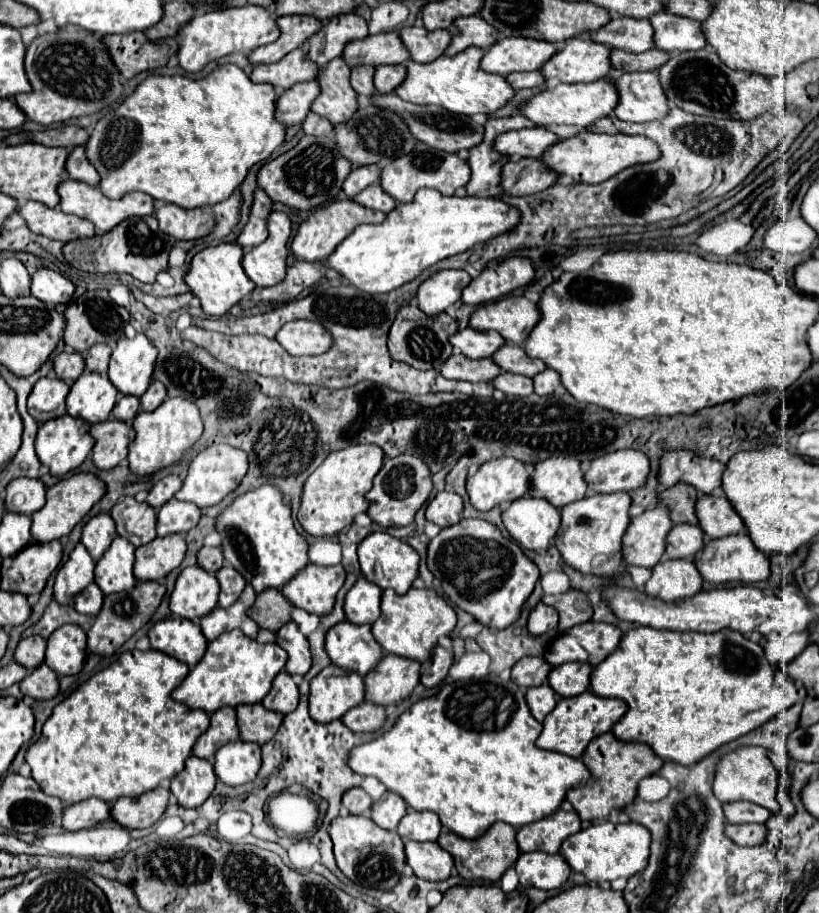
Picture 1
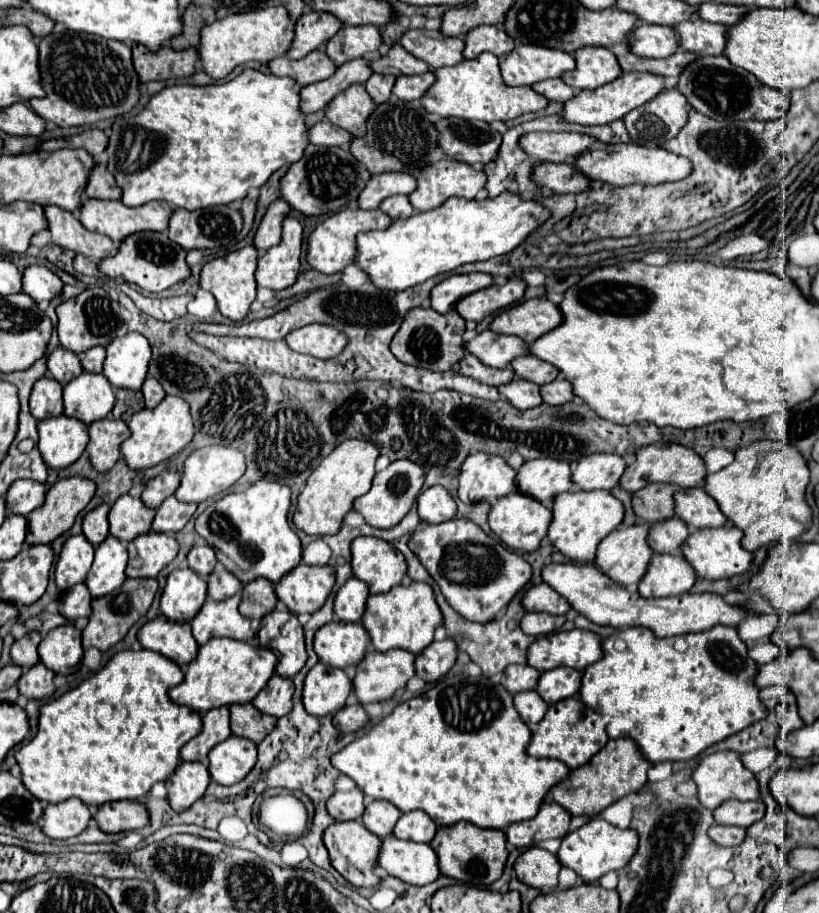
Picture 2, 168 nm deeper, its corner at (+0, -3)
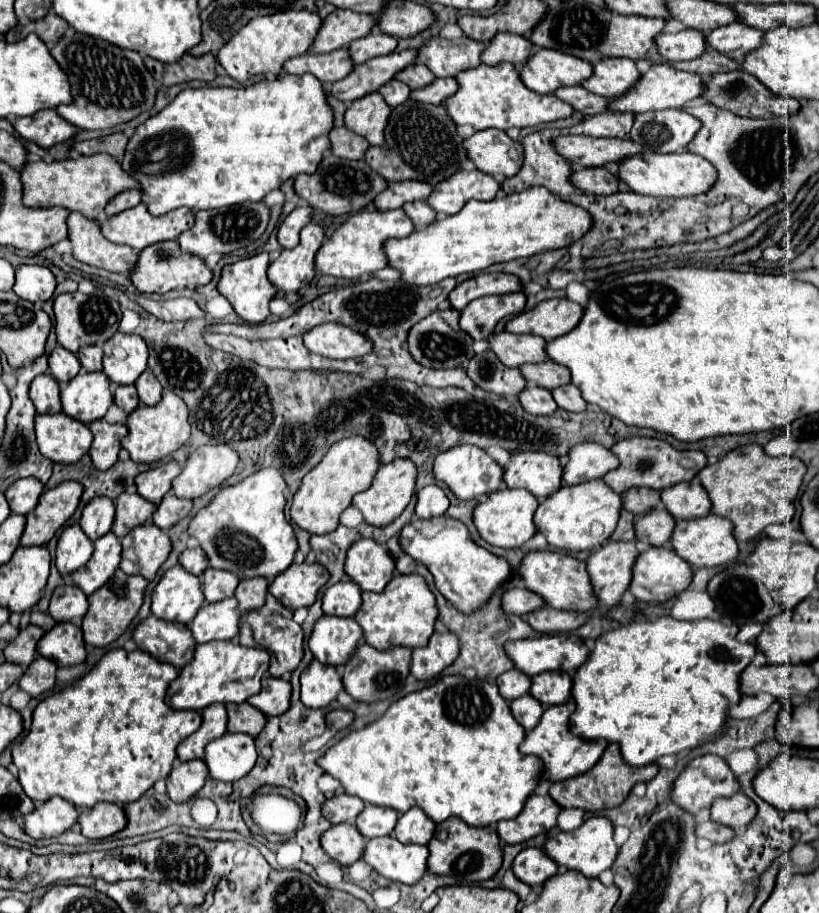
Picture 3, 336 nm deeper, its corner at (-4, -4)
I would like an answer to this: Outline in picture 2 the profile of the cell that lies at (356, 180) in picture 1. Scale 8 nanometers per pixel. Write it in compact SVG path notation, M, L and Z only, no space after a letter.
M380 173L370 179L358 197L362 209L378 209L378 205L392 195L410 195L416 189L416 179L408 173Z

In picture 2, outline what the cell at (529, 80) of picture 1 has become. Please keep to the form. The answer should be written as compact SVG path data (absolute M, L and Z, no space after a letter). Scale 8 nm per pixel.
M546 79L546 81L540 81L538 85L532 85L532 89L536 93L544 95L546 99L558 101L558 103L566 103L576 95L576 91L572 87L568 87L562 79Z

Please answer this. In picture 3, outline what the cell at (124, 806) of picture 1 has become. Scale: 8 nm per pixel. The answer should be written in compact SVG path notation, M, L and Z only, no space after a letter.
M98 802L98 806L92 806L90 810L80 810L78 824L86 838L100 840L118 834L118 830L126 826L126 814L122 814L122 806Z

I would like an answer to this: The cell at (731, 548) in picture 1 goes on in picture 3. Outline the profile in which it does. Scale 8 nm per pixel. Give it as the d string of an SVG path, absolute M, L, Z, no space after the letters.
M716 514L696 518L696 520L686 520L678 522L676 530L672 534L672 546L674 552L684 558L688 564L696 564L702 568L712 568L712 566L726 566L734 562L740 554L736 538L734 538L734 524L726 518L720 518Z

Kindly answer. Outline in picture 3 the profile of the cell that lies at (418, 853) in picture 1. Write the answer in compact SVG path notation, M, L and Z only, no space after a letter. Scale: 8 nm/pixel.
M394 836L372 838L366 842L364 860L384 878L408 884L420 882L426 874L426 858L430 856L426 846L410 846L398 842Z

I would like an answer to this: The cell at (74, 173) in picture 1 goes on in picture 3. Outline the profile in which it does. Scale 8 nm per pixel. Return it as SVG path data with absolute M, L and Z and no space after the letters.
M126 190L126 192L122 192L122 194L116 194L116 196L106 204L104 214L106 214L106 216L114 216L114 214L118 214L118 212L122 212L122 210L128 210L128 208L140 204L140 200L142 200L140 190Z

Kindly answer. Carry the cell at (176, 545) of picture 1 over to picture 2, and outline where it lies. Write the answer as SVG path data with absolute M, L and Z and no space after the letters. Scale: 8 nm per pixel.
M142 533L128 543L126 577L156 577L176 555L178 543L166 533Z

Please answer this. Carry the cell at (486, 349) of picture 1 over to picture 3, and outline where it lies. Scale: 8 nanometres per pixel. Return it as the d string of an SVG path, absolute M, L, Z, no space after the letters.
M500 332L490 338L492 352L506 364L508 368L520 368L526 362L544 362L548 360L544 352L546 340L534 334L510 334Z

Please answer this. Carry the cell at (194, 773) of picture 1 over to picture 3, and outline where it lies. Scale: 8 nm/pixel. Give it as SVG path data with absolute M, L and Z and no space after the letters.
M188 760L172 768L166 778L168 796L172 802L188 802L192 800L204 786L208 778L208 766L204 760Z

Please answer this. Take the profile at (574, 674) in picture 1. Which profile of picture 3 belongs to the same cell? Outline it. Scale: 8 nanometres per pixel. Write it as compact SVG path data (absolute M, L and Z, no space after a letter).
M554 670L554 672L542 672L538 676L532 678L532 688L530 694L548 706L554 704L564 704L572 698L570 694L570 674L562 672L562 670Z

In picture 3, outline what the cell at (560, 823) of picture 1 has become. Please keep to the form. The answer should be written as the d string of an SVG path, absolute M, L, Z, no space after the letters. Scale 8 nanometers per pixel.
M532 794L526 800L526 806L520 816L514 820L498 822L498 836L506 844L522 844L536 836L536 828L542 832L550 832L558 826L556 818L560 814L560 806L550 796Z

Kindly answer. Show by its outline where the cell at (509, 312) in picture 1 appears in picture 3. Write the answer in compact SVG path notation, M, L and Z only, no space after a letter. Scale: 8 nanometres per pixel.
M566 298L540 302L532 310L524 310L506 322L506 330L514 334L536 334L546 342L570 332L582 318L582 306Z

